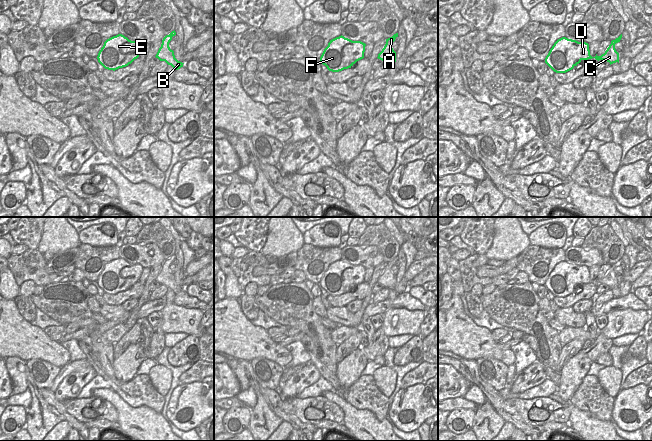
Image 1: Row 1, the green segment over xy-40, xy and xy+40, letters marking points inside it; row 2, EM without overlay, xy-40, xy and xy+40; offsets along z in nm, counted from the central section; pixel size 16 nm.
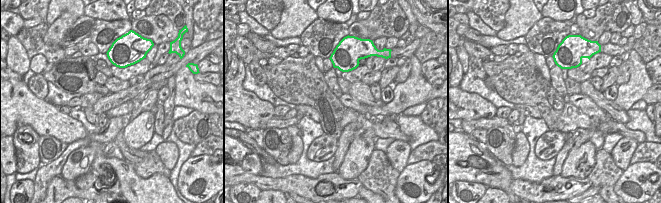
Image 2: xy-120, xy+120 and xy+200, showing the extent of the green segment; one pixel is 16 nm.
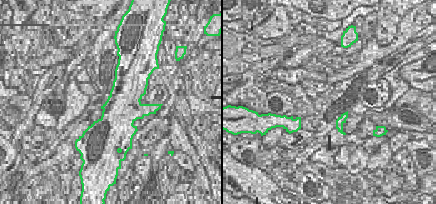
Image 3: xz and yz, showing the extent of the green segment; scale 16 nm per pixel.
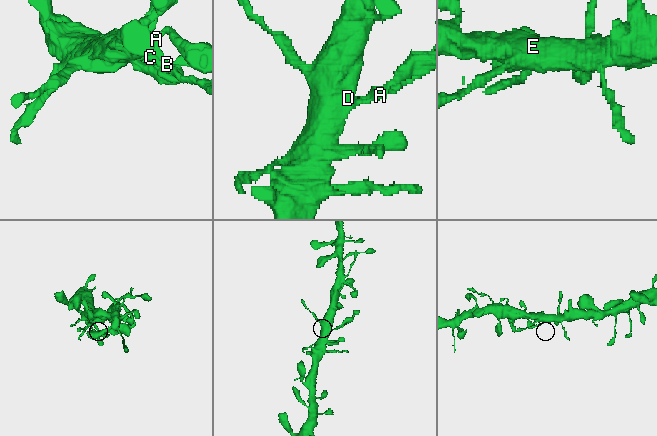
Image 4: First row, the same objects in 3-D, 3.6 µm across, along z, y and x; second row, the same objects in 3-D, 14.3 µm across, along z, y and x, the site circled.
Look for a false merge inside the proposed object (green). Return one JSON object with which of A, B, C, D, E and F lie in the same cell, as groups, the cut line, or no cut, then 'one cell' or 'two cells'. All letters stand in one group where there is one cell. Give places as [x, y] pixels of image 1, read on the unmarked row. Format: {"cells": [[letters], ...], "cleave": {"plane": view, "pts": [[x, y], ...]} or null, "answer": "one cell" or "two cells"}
{"cells": [["A", "B", "C", "D", "E", "F"]], "cleave": null, "answer": "one cell"}

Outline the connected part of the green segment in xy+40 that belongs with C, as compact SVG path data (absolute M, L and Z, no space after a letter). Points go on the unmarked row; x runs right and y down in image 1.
M622 258L611 265L604 278L595 281L590 279L589 268L562 261L558 263L548 279L545 287L556 297L566 297L577 290L582 284L595 282L596 284L606 284L611 288L619 287L619 277L615 273L615 268L620 266Z

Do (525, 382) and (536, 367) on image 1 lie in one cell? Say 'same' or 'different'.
same

